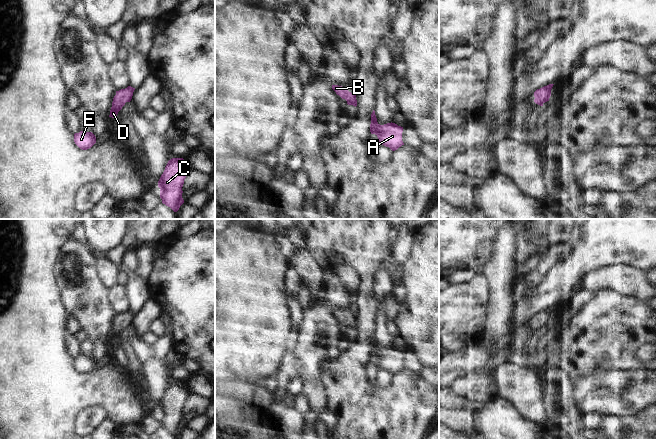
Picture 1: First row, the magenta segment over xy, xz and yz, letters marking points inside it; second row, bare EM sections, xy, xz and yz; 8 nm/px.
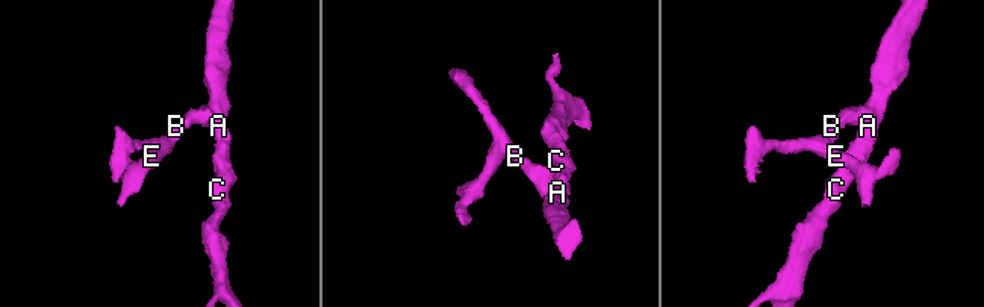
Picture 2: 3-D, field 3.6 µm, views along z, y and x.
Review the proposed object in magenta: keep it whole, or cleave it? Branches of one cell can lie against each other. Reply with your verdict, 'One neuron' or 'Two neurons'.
One neuron.

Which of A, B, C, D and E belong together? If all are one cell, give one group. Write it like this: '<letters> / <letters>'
A B C D E

